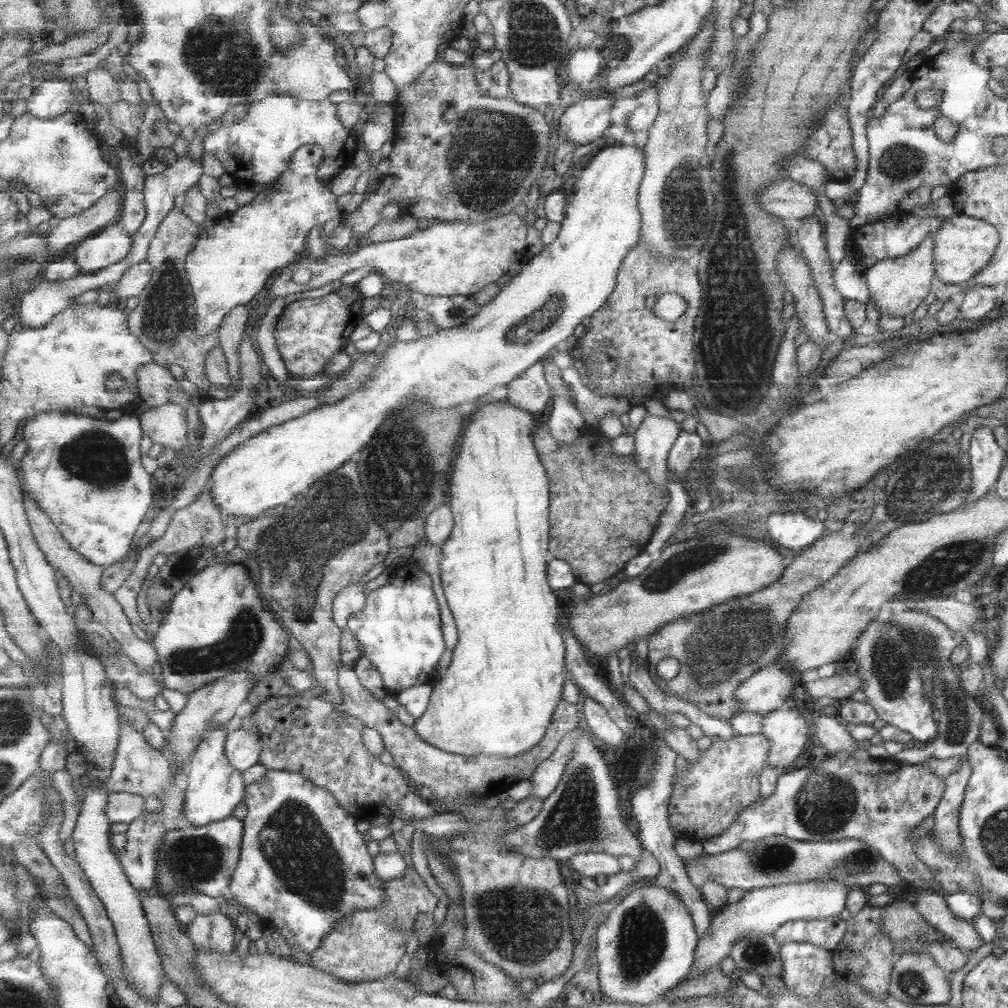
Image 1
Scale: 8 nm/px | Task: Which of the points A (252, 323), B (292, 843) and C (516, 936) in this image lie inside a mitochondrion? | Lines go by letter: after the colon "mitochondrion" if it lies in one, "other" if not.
A: other
B: mitochondrion
C: mitochondrion

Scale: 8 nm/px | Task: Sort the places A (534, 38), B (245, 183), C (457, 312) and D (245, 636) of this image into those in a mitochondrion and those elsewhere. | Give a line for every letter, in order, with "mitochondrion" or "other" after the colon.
A: mitochondrion
B: other
C: mitochondrion
D: mitochondrion

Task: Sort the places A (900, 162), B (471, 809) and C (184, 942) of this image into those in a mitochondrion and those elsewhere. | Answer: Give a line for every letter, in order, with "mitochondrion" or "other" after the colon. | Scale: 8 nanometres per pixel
A: mitochondrion
B: other
C: other

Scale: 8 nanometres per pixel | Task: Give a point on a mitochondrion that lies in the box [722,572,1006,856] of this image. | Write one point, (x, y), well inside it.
(824, 807)

